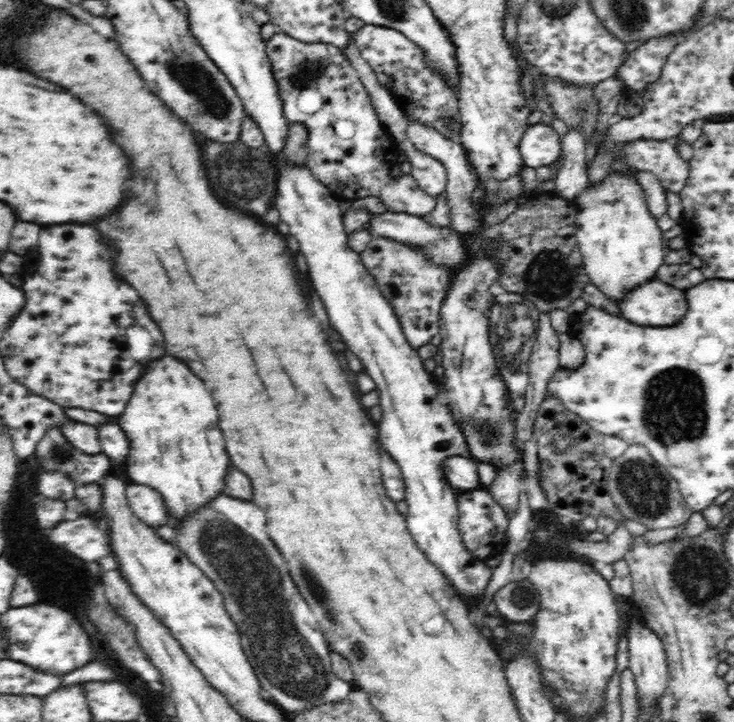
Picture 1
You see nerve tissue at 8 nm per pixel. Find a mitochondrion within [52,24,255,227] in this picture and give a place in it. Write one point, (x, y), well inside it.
(193, 76)

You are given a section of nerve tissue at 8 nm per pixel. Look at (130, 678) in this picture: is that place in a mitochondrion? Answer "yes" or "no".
no

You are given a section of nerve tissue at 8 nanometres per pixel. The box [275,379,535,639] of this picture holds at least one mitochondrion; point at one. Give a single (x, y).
(315, 588)

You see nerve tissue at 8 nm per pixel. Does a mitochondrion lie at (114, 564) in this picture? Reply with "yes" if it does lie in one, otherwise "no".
no

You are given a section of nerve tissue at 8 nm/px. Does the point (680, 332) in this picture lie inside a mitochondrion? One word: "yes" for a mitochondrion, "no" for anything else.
no

